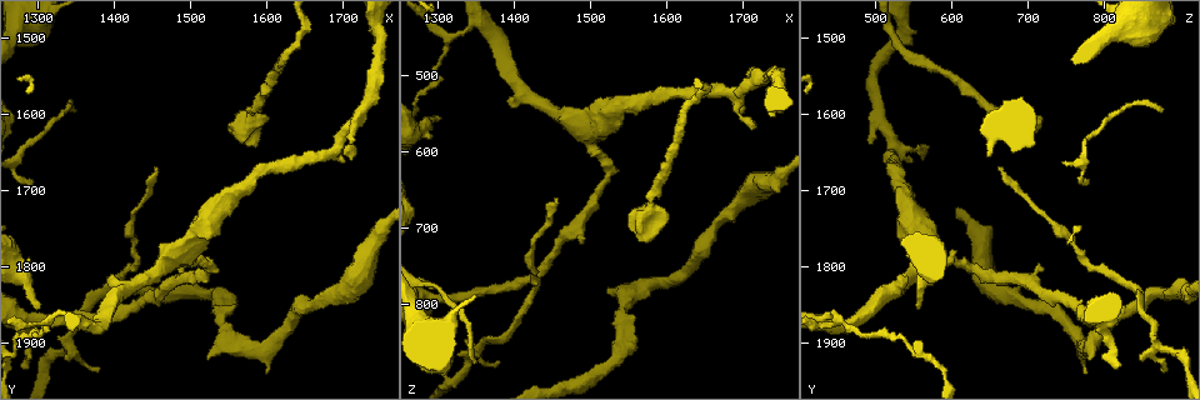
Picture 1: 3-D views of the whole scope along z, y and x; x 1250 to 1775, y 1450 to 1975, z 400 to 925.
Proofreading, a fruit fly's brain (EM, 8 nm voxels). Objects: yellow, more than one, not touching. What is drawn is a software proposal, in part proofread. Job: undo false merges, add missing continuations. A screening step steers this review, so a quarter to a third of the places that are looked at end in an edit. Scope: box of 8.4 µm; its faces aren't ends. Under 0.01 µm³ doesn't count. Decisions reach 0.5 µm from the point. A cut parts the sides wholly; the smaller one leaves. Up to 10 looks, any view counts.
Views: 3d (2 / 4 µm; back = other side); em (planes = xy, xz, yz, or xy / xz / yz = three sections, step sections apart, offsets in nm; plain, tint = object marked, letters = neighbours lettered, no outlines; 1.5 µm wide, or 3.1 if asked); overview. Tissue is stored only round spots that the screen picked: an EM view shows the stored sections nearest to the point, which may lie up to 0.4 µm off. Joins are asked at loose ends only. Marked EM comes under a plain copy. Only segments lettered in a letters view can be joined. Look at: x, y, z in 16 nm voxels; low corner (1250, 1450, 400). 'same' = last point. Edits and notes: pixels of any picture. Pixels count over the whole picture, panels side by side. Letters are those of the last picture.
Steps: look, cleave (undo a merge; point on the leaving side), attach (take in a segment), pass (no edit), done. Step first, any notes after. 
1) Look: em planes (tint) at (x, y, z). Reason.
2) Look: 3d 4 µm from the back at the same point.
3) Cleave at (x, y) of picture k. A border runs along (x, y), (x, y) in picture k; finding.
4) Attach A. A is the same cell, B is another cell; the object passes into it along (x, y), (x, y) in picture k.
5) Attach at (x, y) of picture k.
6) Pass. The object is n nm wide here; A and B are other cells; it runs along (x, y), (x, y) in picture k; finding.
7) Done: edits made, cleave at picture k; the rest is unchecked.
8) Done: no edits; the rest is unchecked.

Look: em yz step 8 (letters) at (1745, 1765, 635). Thick turns thin.

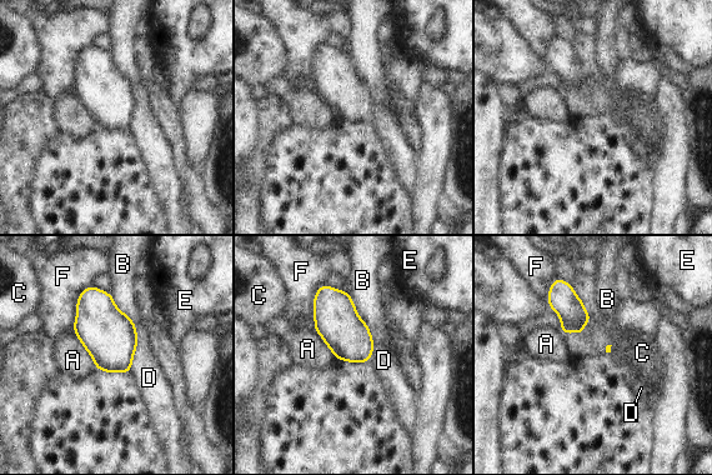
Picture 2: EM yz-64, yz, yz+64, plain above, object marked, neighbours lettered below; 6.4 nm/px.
Look: em planes (letters) at the same point.

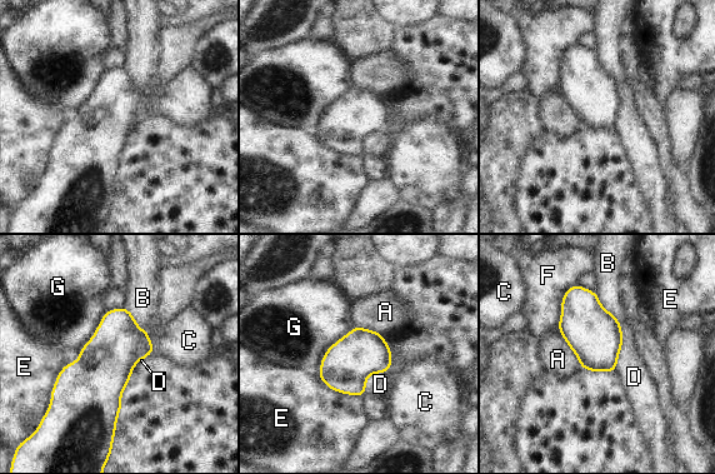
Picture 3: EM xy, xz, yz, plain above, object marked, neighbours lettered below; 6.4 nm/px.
Pass. The object is 320 nm wide here; A, B, C, D, E, F and G are other cells; one cell here.

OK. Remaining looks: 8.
Look: em planes (tint) at (1580, 1600, 670). Thick turns thin.

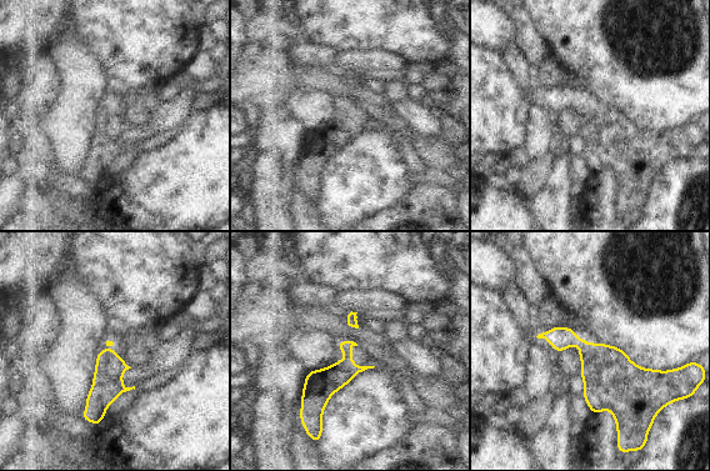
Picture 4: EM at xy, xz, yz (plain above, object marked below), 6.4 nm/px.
Look: em planes (letters) at the same point. See the neighbours.

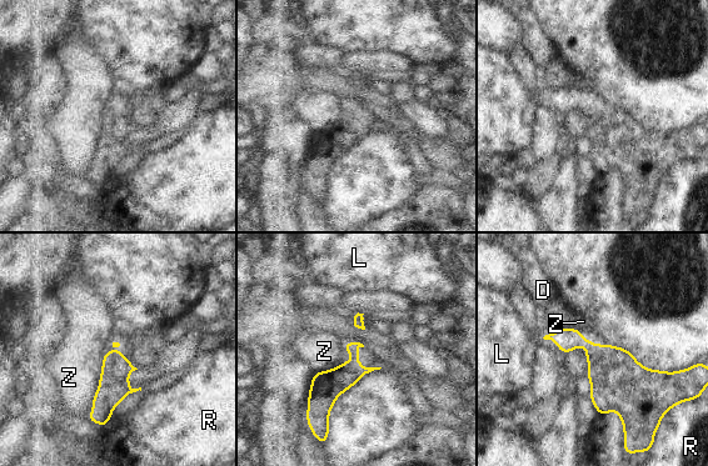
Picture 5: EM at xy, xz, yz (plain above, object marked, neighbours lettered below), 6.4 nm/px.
Pass. D, L, R and Z are other cells; a border runs along (105, 351), (99, 386), (86, 419) in picture 5; all the same cell.

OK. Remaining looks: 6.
Look: 3d 2 µm at (1525, 1920, 780). An open end.

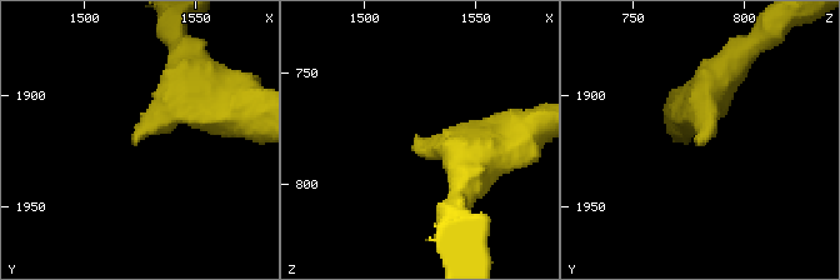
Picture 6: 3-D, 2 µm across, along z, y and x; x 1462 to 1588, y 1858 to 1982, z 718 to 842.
Look: em xz step 8 (tint) at (1522, 1922, 779).

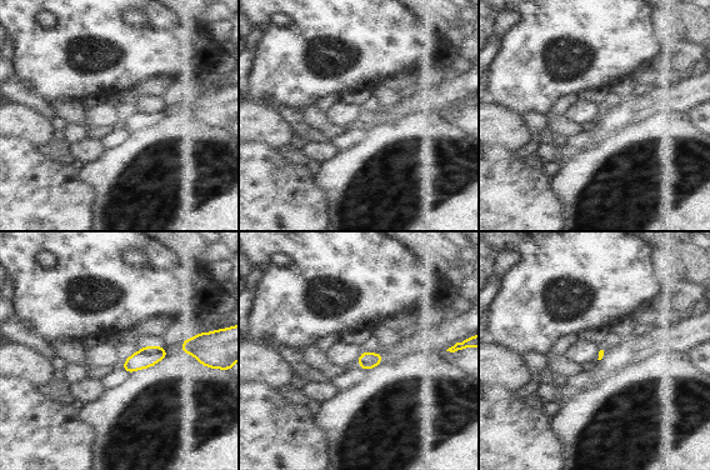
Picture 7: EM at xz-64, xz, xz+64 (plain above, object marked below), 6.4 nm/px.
Look: em planes (letters) at the same point.

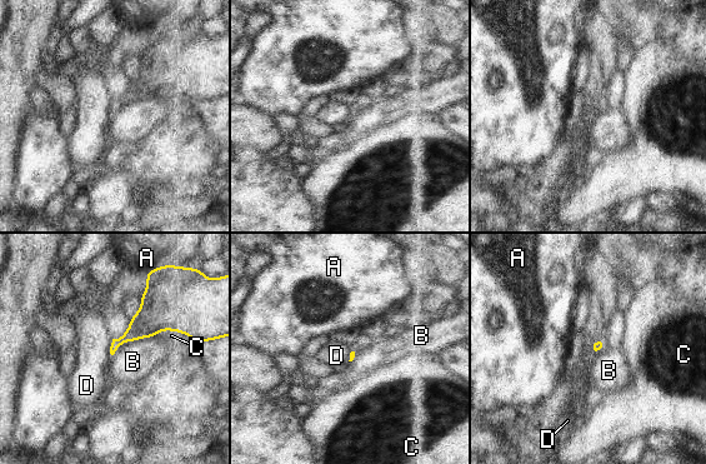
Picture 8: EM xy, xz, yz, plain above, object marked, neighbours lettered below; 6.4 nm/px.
Pass. The longest contact is with C, 240 nm; A, B, C and D are other cells; none of them fits.

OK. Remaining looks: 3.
Look: em planes (letters) at (1335, 1915, 845). Free end.

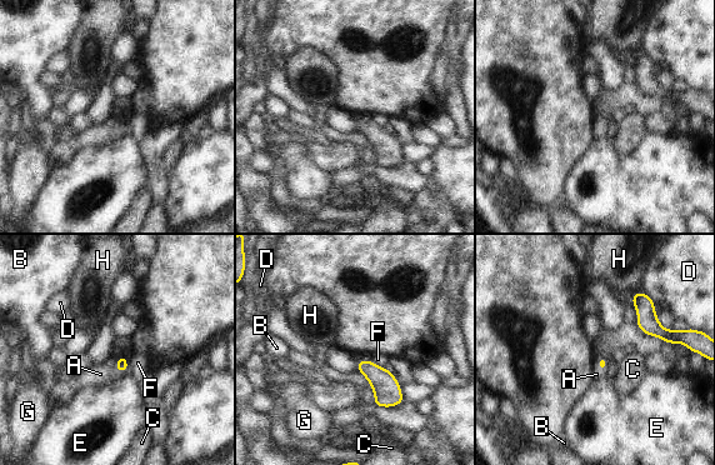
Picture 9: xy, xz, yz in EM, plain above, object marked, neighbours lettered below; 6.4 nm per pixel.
Attach A. A is the same cell, B, C, D, E, F, G and H are other cells; the object passes into it along (603, 361), (596, 368), (596, 374) in picture 9; it goes on there.

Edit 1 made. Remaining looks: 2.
Done: edits made, attach at picture 9; the rest is unchecked.

